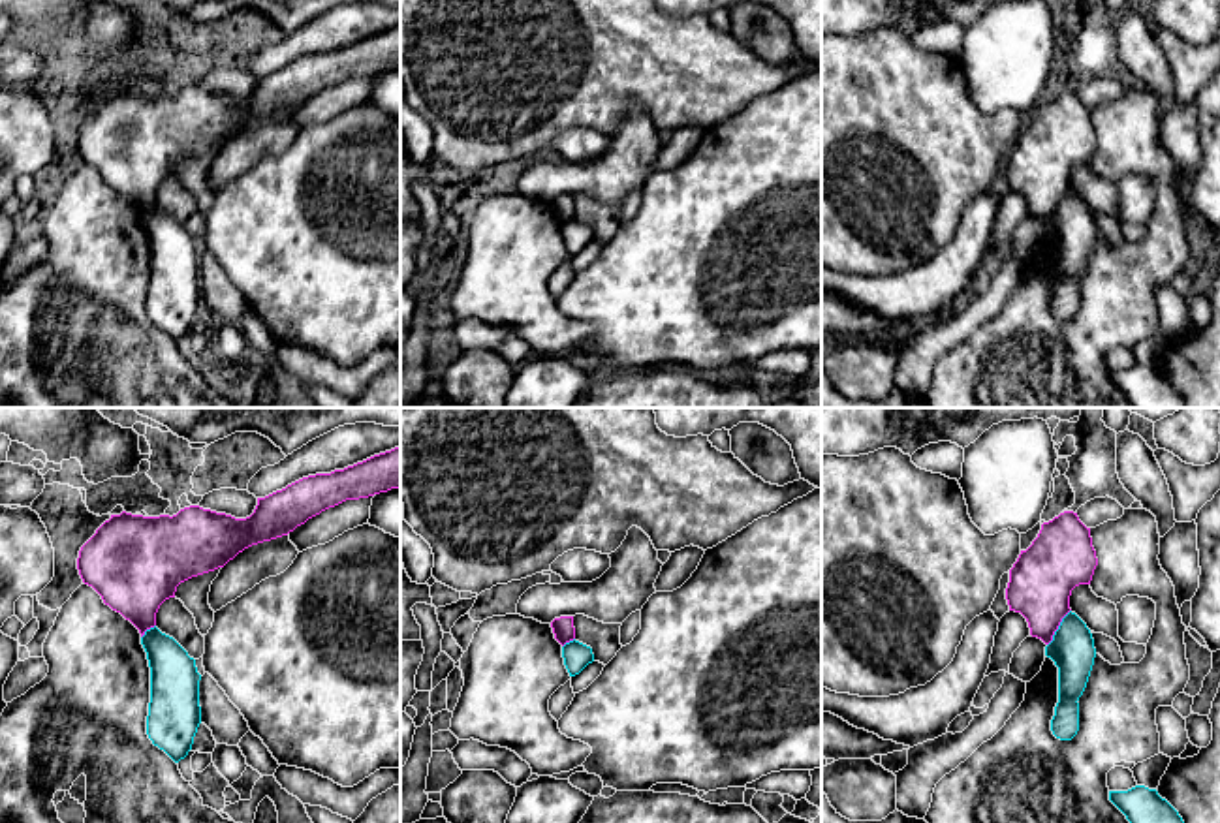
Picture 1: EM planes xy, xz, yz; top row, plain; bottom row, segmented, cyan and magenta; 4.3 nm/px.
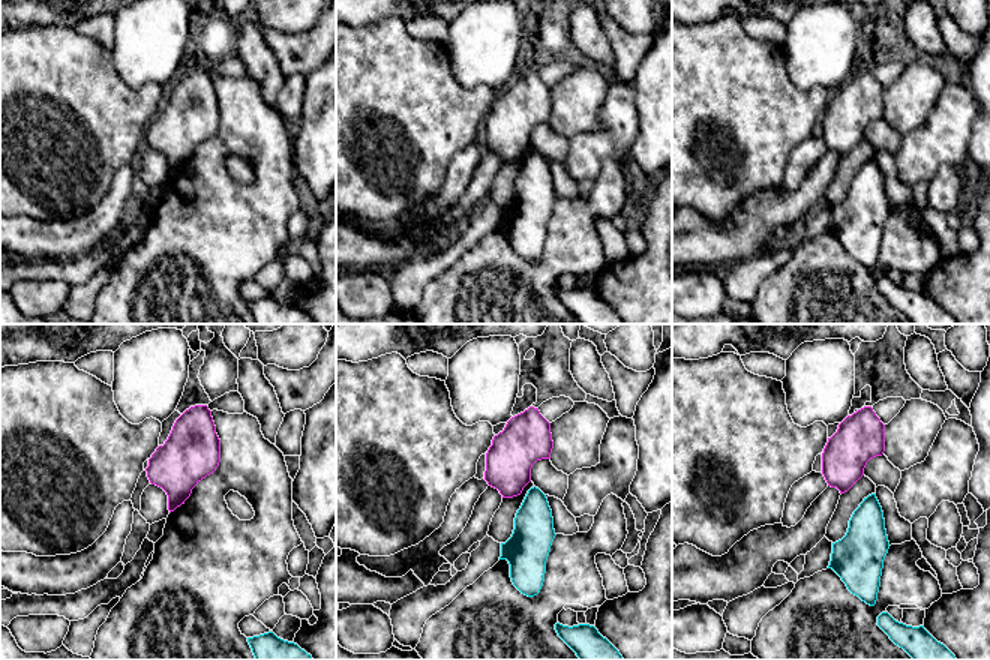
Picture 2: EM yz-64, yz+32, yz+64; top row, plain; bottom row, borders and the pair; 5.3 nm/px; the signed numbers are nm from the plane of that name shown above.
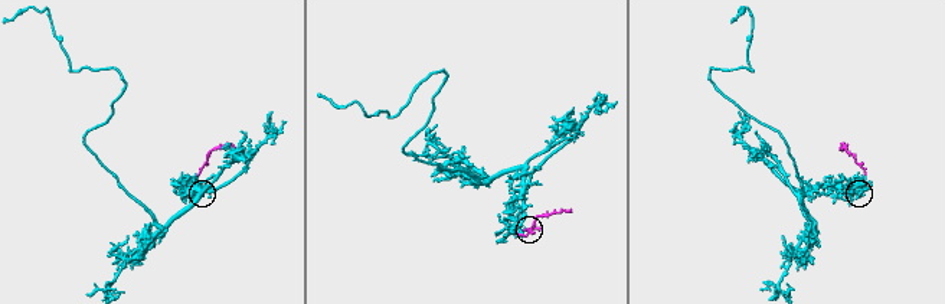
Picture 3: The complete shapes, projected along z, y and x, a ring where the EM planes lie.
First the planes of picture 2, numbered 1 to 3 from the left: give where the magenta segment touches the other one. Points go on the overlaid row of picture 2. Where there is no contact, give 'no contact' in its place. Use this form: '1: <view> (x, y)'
1: no contact
2: no contact
3: no contact

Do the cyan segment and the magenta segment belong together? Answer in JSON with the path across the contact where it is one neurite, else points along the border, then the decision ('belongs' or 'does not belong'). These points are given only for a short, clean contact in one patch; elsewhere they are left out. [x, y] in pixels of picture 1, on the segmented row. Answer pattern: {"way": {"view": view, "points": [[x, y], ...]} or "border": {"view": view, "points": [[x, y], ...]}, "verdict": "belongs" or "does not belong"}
{"border": {"view": "yz", "points": [[1070, 609], [1047, 645]]}, "verdict": "does not belong"}

